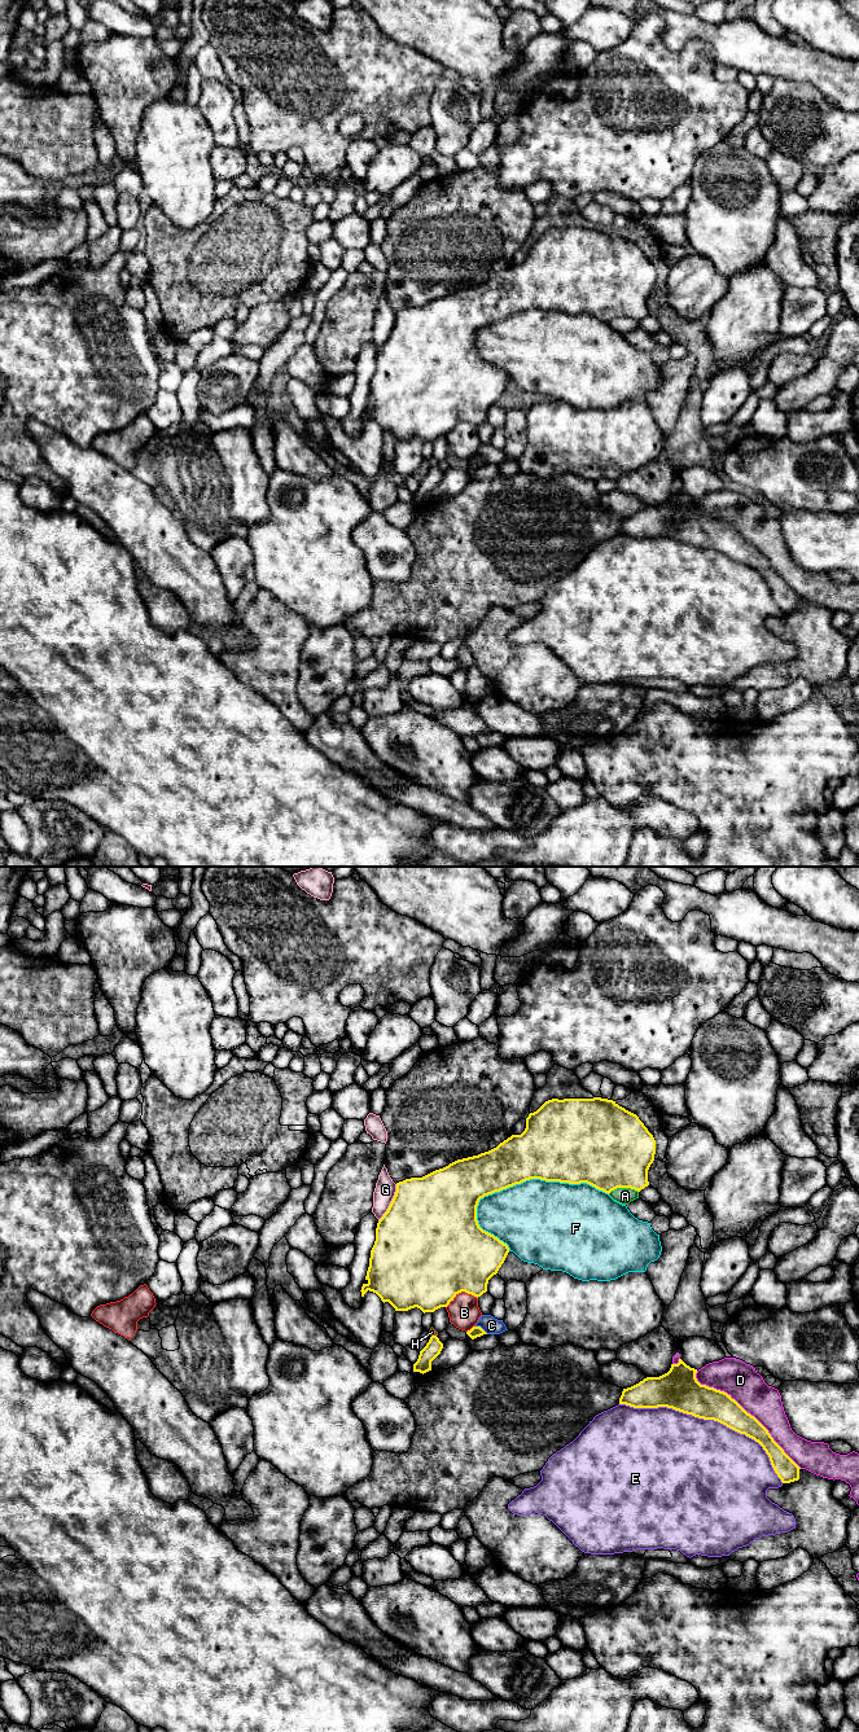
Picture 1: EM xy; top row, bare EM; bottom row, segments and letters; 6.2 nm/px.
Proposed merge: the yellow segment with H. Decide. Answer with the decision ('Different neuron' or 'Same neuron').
Different neuron

